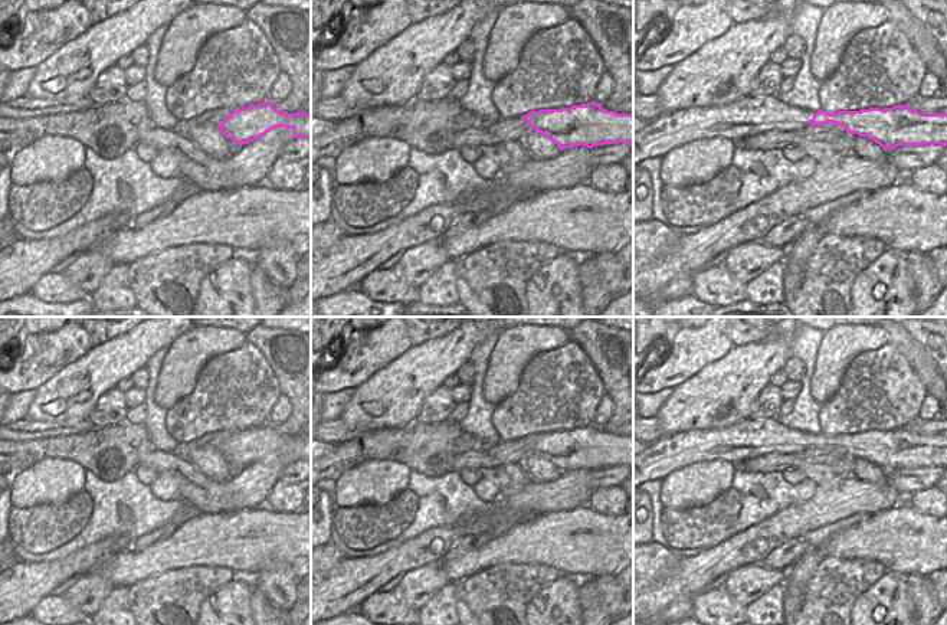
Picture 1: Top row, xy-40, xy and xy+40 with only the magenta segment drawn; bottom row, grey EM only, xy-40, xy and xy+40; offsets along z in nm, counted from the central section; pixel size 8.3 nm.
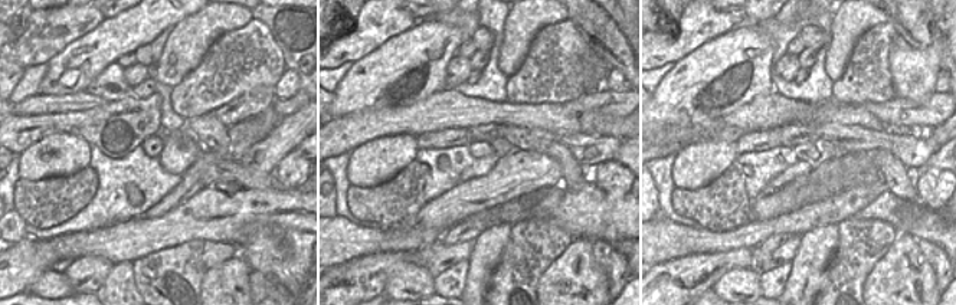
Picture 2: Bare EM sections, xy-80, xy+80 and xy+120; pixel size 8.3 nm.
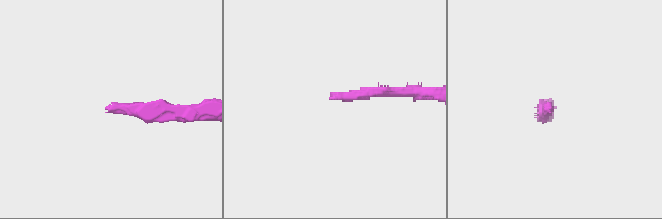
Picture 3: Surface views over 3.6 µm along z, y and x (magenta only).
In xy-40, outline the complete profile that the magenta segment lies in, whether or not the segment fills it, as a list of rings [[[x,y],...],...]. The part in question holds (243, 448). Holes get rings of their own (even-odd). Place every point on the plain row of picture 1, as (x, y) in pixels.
[[[268,423],[233,432],[219,448],[225,459],[236,467],[249,467],[276,449],[292,451],[294,461],[307,461],[311,464],[311,436],[302,433],[285,436]]]

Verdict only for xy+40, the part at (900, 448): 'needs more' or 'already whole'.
needs more

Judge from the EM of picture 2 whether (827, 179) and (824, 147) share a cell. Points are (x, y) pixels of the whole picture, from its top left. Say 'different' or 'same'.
different

